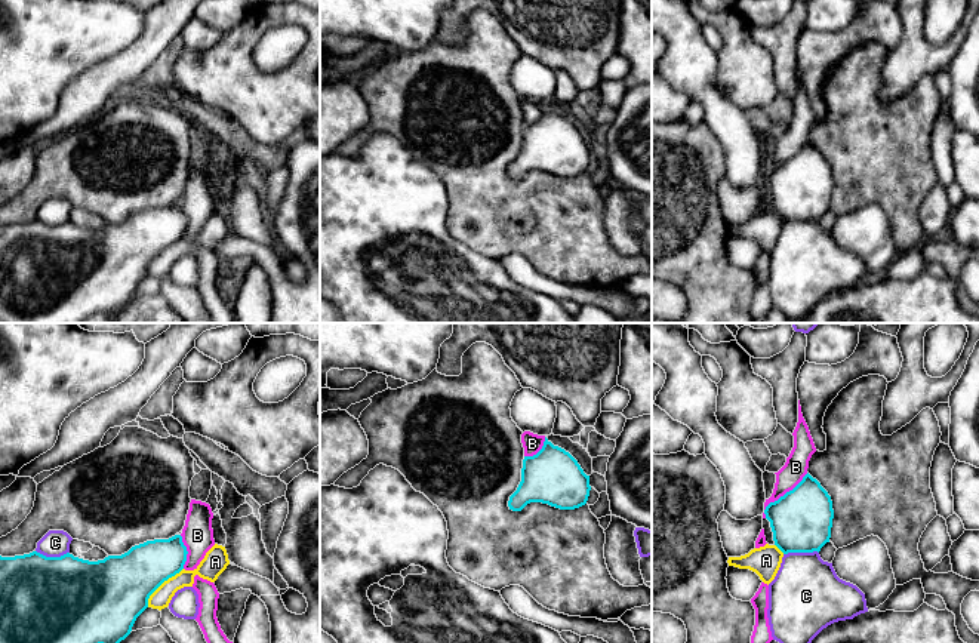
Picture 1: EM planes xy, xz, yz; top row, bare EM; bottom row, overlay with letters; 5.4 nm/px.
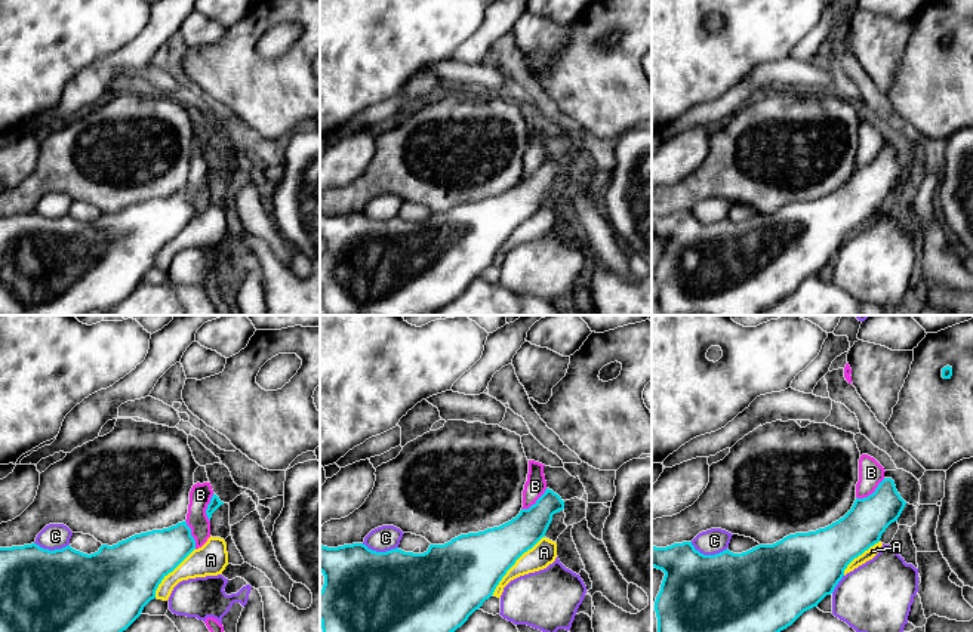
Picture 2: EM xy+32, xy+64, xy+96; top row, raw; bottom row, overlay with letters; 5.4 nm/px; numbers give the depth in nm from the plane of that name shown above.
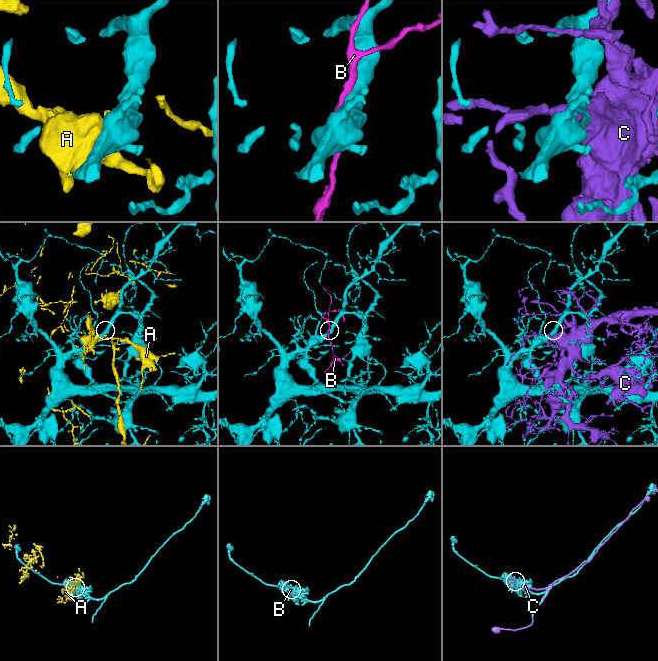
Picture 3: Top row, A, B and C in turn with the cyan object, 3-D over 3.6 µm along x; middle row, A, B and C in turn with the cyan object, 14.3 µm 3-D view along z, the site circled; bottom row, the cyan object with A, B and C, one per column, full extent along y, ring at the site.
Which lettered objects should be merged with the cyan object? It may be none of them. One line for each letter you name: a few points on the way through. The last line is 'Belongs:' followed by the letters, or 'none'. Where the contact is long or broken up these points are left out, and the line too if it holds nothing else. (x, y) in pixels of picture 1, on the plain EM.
Belongs: B

